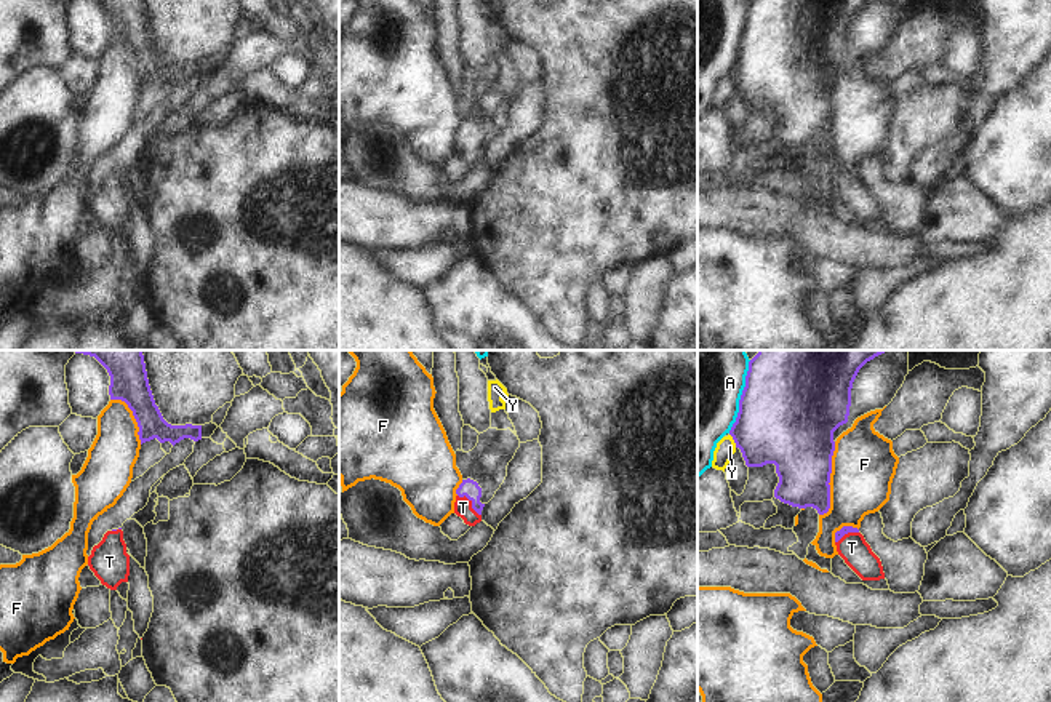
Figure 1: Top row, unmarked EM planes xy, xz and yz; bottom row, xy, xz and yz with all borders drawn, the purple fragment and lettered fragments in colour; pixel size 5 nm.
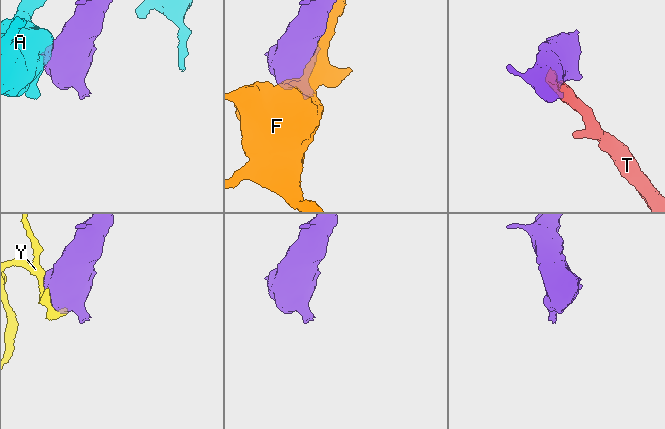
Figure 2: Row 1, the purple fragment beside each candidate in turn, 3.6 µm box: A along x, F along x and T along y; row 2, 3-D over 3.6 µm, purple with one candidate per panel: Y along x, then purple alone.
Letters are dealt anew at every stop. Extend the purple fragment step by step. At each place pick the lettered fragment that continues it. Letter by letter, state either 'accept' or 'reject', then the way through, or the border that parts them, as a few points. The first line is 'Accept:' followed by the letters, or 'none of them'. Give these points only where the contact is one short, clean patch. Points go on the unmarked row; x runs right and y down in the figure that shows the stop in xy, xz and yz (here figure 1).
Accept: T
A: reject
F: reject
T: accept | across xz (469, 130), (472, 144), (463, 149)
Y: reject

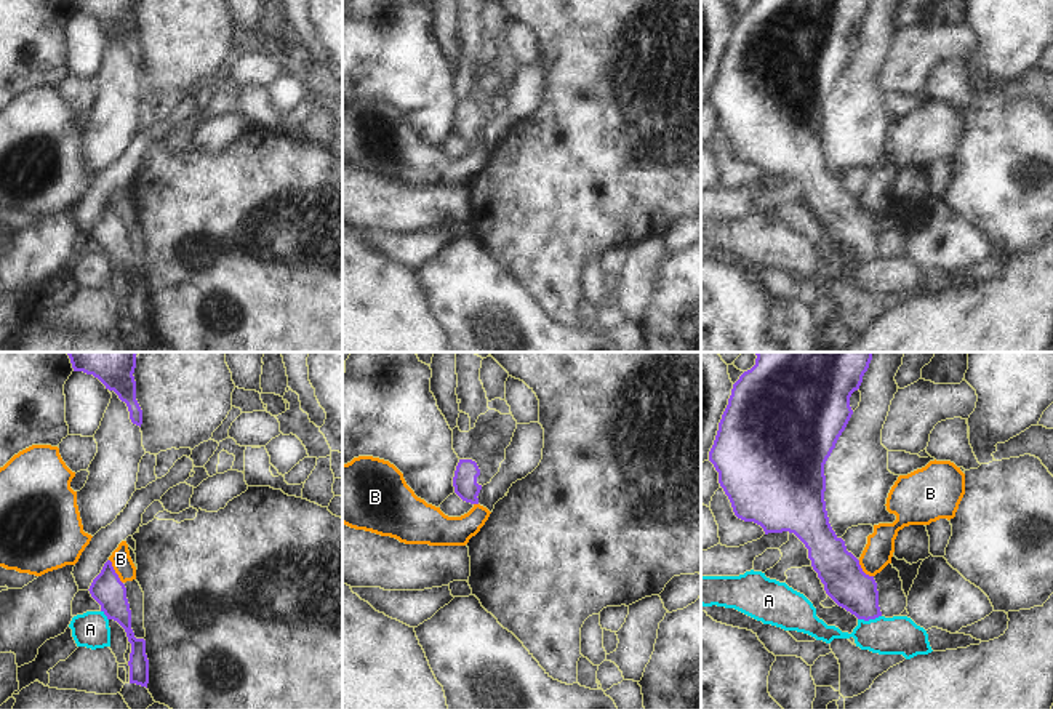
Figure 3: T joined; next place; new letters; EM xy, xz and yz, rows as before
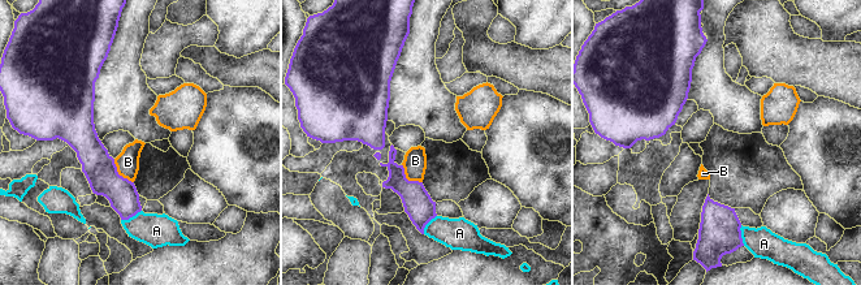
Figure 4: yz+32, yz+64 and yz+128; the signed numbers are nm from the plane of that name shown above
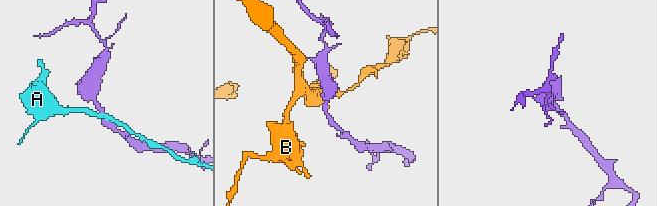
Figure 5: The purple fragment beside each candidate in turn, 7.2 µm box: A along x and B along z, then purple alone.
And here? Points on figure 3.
Accept: none of them
A: reject | along yz (880, 256), (871, 261), (858, 261)
B: reject | along xy (109, 200), (122, 224)

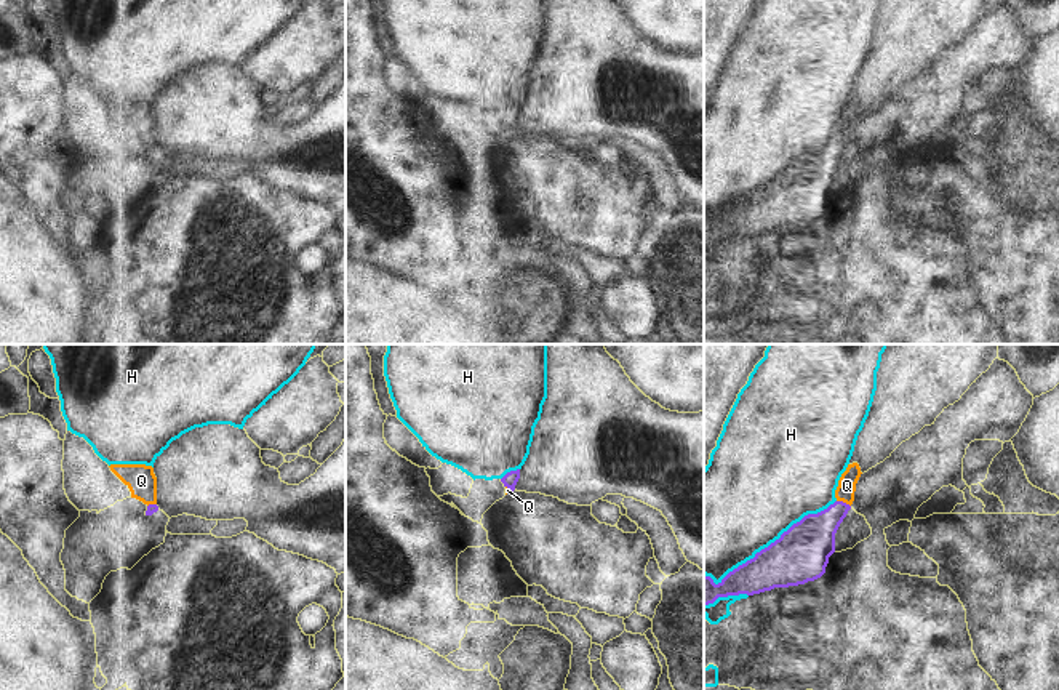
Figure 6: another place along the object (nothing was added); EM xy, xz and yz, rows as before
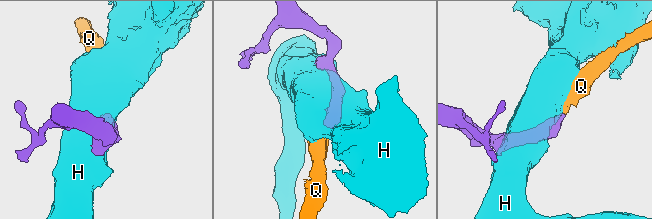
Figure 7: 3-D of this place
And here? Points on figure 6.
Accept: Q
H: reject
Q: accept | across yz (811, 181), (842, 143), (847, 127)

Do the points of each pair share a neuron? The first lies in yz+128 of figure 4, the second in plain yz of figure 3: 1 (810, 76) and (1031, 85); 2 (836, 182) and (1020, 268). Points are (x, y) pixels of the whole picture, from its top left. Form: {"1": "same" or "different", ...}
{"1": "same", "2": "different"}

